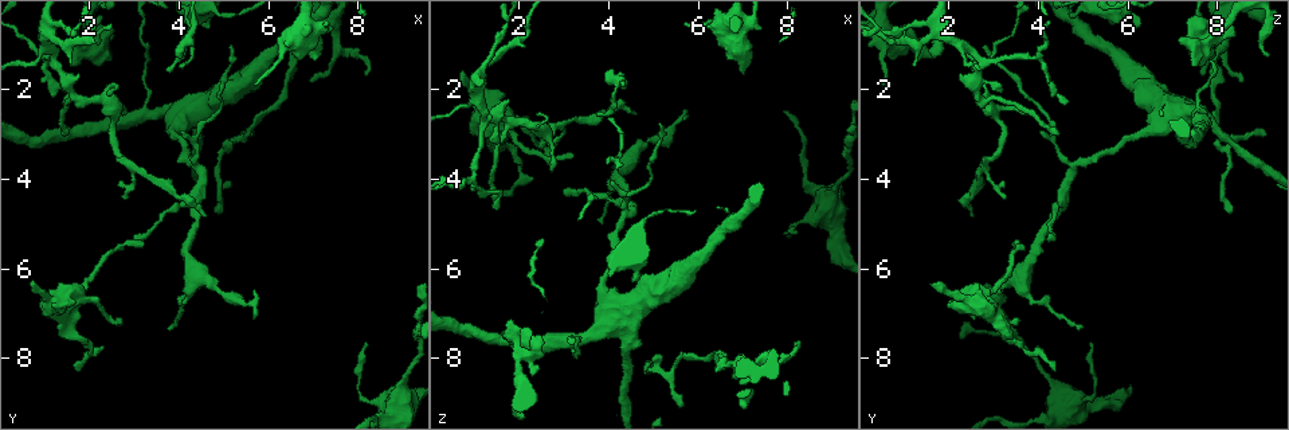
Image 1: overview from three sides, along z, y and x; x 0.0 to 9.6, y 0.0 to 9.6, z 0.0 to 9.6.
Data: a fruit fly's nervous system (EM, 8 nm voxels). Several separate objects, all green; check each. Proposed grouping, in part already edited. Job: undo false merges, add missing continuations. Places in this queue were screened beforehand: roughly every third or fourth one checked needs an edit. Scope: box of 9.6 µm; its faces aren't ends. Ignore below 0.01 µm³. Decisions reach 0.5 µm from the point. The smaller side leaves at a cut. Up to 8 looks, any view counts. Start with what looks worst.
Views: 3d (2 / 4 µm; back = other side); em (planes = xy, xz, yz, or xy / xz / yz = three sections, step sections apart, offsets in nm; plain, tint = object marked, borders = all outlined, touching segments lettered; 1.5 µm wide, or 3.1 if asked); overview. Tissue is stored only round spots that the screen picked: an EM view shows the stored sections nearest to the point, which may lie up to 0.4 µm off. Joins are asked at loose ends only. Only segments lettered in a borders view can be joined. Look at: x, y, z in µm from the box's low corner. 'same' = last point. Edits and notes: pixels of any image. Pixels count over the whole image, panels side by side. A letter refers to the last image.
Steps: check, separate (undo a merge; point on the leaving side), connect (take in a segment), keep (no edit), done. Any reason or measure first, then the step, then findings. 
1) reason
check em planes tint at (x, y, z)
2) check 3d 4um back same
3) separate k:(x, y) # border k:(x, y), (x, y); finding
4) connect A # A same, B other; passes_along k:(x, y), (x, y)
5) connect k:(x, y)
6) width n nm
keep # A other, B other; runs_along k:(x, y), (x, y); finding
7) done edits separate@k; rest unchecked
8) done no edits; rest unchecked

free end
check em planes borders at (1.70, 8.35, 4.35)

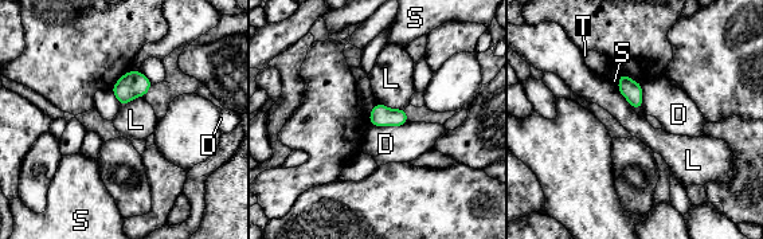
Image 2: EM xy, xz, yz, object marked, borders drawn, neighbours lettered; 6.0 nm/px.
keep # D other, L other, S other, T other; border 2:(376, 102), (394, 109), (405, 109); no lettered segment goes on from it

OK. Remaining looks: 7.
branch stops here
check em planes borders at (1.60, 1.40, 7.45)

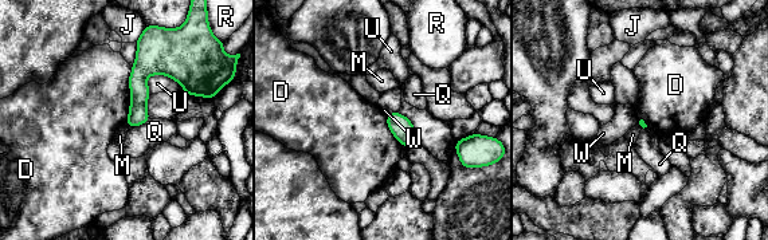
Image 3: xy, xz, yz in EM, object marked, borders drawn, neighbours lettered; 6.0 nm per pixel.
longest_contact U 260 nm
keep # D other, J other, M other, Q other, R other, U other, W other; no lettered segment goes on from it

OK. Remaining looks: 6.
free end
check em xy step 8 tint at (2.80, 4.40, 3.30)

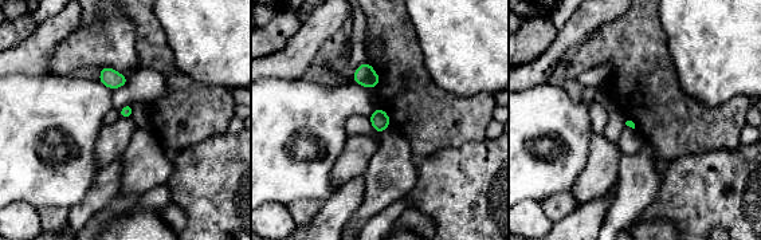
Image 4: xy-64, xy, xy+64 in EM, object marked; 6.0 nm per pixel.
cut it another way
check em planes borders same

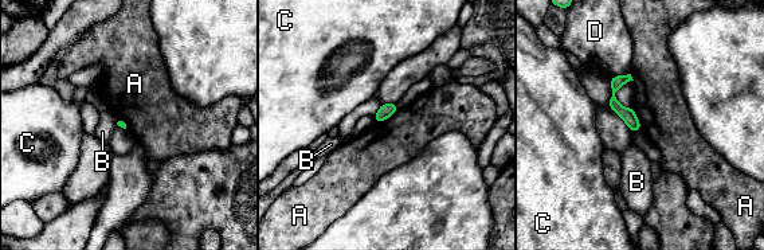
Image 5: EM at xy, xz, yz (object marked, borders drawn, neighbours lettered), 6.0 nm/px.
keep # A other, B other, C other, D other; no lettered segment goes on from it

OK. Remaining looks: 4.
done no edits; rest unchecked

